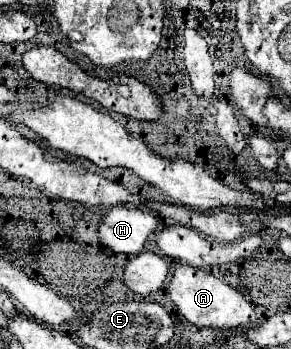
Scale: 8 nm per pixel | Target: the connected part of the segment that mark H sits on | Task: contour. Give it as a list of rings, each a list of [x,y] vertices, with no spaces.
[[[111,207],[103,219],[99,221],[99,241],[109,247],[113,253],[125,253],[125,255],[137,255],[145,241],[159,229],[159,219],[143,209],[131,209],[131,207]]]

